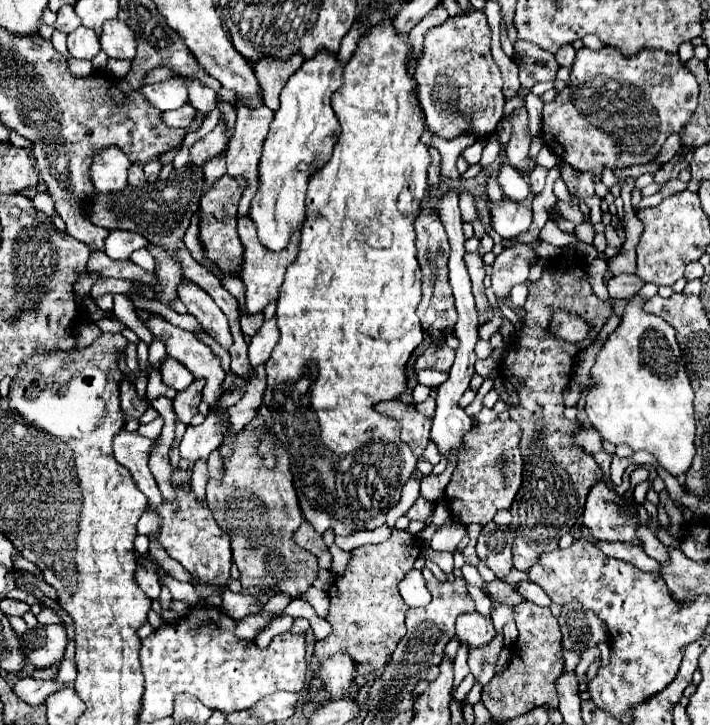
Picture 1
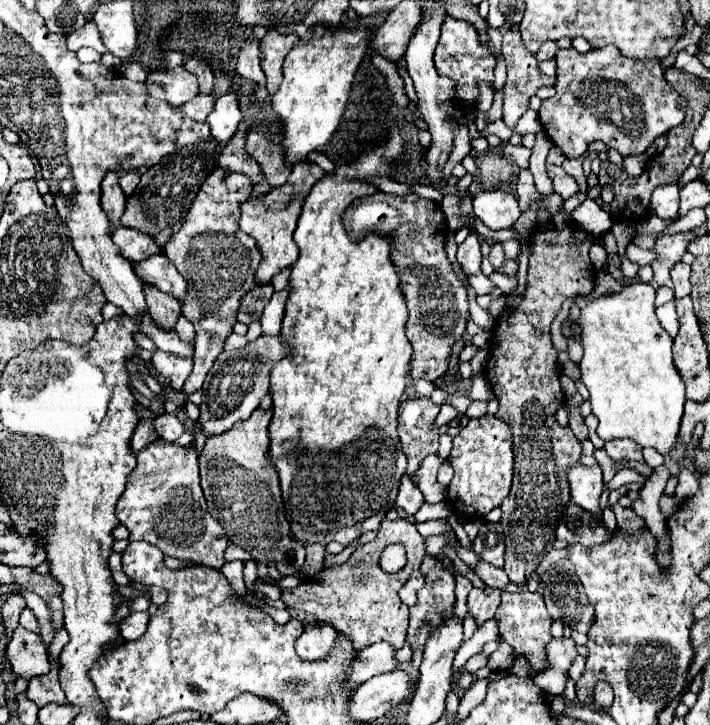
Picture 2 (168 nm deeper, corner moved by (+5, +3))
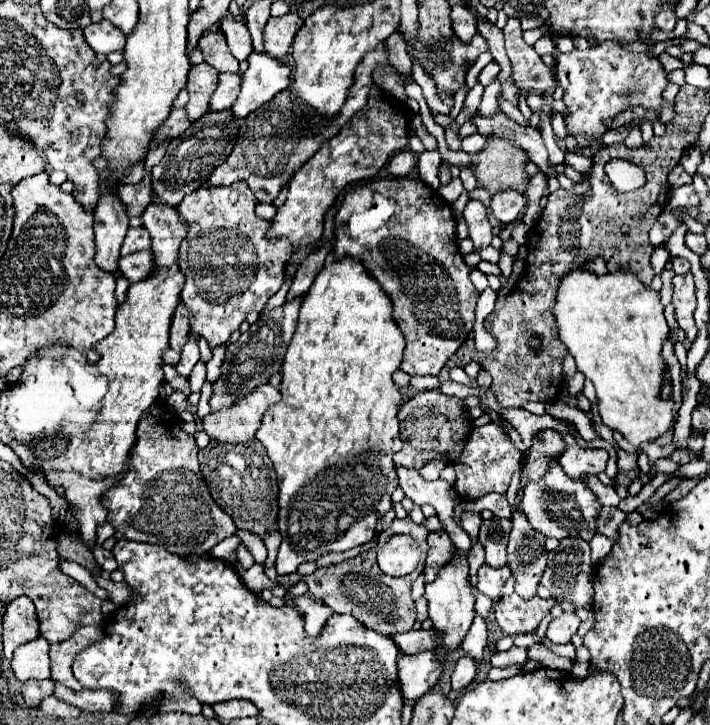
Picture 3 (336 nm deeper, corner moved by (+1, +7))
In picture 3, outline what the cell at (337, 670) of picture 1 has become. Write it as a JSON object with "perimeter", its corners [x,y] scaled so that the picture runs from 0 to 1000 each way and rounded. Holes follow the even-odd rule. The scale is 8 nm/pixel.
{"perimeter":[[[420,822],[420,825],[414,825],[414,833],[417,833],[420,841],[428,844],[431,872],[434,872],[437,877],[448,877],[451,869],[454,869],[454,863],[459,861],[459,855],[470,847],[468,839],[462,839],[462,836],[454,833],[454,830],[445,830],[445,828],[434,825],[434,822]]]}

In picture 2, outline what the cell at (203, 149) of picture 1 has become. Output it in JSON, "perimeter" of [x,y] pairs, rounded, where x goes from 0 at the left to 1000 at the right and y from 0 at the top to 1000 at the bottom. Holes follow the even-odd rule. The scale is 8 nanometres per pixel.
{"perimeter":[[[327,130],[307,135],[301,152],[290,163],[296,182],[299,182],[299,188],[304,188],[307,196],[321,196],[330,188],[338,166],[341,166],[341,154],[335,149],[332,132],[327,132]]]}

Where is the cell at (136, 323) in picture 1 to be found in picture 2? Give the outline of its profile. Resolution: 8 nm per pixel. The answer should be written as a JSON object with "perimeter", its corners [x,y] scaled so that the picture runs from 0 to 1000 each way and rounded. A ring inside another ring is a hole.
{"perimeter":[[[228,483],[217,486],[214,499],[223,508],[223,513],[231,516],[231,521],[242,530],[245,538],[254,538],[256,530],[259,530],[259,524],[270,513],[270,497],[259,497],[254,491],[242,491],[242,488],[234,488]]]}

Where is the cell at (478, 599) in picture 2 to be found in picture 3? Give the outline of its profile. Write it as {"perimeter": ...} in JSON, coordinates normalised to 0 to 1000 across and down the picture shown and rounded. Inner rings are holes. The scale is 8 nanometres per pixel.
{"perimeter":[[[679,778],[673,786],[673,814],[682,817],[685,822],[690,822],[696,830],[704,828],[704,817],[710,803],[718,797],[718,786],[713,781],[707,783],[690,783],[687,778]]]}

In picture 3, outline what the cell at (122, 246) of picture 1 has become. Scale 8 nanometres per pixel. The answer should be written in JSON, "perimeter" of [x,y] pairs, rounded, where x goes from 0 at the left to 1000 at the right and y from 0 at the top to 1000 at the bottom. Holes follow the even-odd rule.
{"perimeter":[[[203,312],[183,314],[177,323],[177,331],[172,337],[172,353],[180,353],[194,345],[211,345],[211,323]]]}

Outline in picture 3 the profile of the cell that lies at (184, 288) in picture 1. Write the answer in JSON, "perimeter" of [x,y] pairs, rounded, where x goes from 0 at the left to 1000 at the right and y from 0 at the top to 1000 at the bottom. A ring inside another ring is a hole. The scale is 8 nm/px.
{"perimeter":[[[203,345],[203,348],[192,348],[192,350],[180,350],[169,356],[166,375],[183,389],[194,389],[194,386],[203,386],[214,375],[214,364],[217,364],[214,348]]]}

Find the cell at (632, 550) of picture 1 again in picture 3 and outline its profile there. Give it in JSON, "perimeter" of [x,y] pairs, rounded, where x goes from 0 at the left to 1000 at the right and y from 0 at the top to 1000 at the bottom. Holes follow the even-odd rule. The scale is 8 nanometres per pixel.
{"perimeter":[[[780,632],[763,659],[741,662],[732,687],[732,703],[744,712],[746,726],[763,734],[766,739],[786,742],[786,745],[797,739],[817,739],[825,748],[831,748],[837,739],[845,695],[839,684],[823,668],[817,668],[817,662],[803,659]]]}

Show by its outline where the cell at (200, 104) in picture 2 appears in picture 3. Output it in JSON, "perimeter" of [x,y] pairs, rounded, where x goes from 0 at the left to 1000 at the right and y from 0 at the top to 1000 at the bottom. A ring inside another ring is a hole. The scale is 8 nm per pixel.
{"perimeter":[[[310,102],[307,121],[299,132],[296,152],[321,152],[338,127],[338,102]]]}

